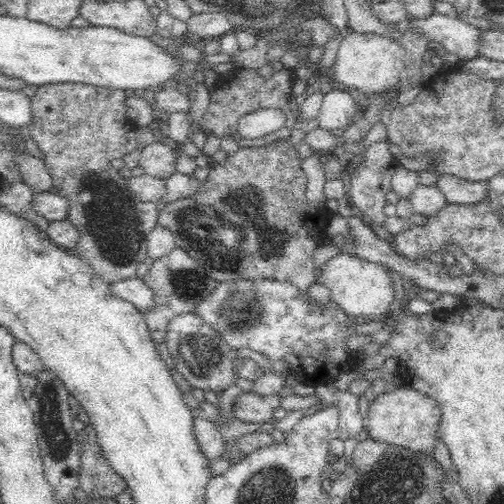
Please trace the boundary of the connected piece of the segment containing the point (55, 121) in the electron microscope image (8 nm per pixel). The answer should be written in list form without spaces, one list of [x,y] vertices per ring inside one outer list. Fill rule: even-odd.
[[[70,82],[54,83],[39,86],[29,99],[33,117],[24,132],[38,144],[38,150],[44,156],[44,164],[52,177],[53,192],[59,188],[59,194],[70,203],[68,221],[80,234],[77,250],[81,257],[105,284],[112,285],[114,282],[136,278],[138,268],[148,257],[148,236],[158,224],[157,204],[136,200],[120,171],[116,172],[114,178],[94,177],[94,174],[110,170],[110,162],[114,158],[123,158],[138,147],[134,137],[136,125],[126,114],[125,90]]]

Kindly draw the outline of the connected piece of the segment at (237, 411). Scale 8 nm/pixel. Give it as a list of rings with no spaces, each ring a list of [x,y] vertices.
[[[254,391],[243,392],[232,406],[232,415],[240,422],[262,424],[274,421],[273,412],[280,406],[280,394],[258,395]]]

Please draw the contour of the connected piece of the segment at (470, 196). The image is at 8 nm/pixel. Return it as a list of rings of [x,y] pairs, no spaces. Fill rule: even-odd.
[[[440,175],[435,186],[442,191],[448,205],[474,205],[488,197],[488,181],[472,182],[454,175]]]

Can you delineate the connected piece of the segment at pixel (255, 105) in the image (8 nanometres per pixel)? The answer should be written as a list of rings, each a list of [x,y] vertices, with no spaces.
[[[236,67],[229,73],[221,75],[219,83],[210,90],[210,103],[202,118],[199,120],[199,128],[206,134],[215,134],[218,138],[233,138],[242,148],[246,147],[262,147],[267,145],[267,140],[260,139],[243,139],[238,132],[239,120],[249,112],[261,108],[276,108],[284,112],[286,122],[280,130],[277,130],[273,136],[273,140],[289,139],[294,124],[300,119],[297,113],[293,113],[288,102],[291,98],[292,86],[296,79],[294,71],[283,68],[274,71],[270,77],[266,78],[258,73],[258,70],[244,69],[244,67]]]

